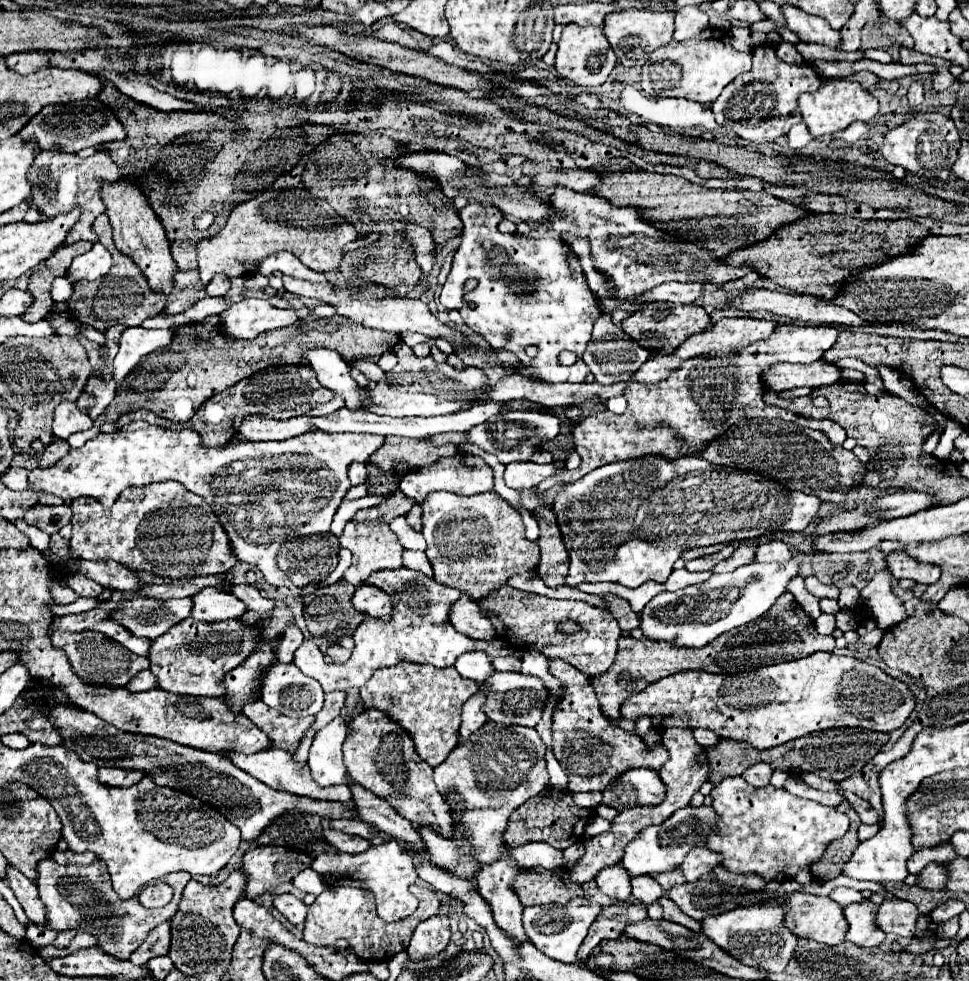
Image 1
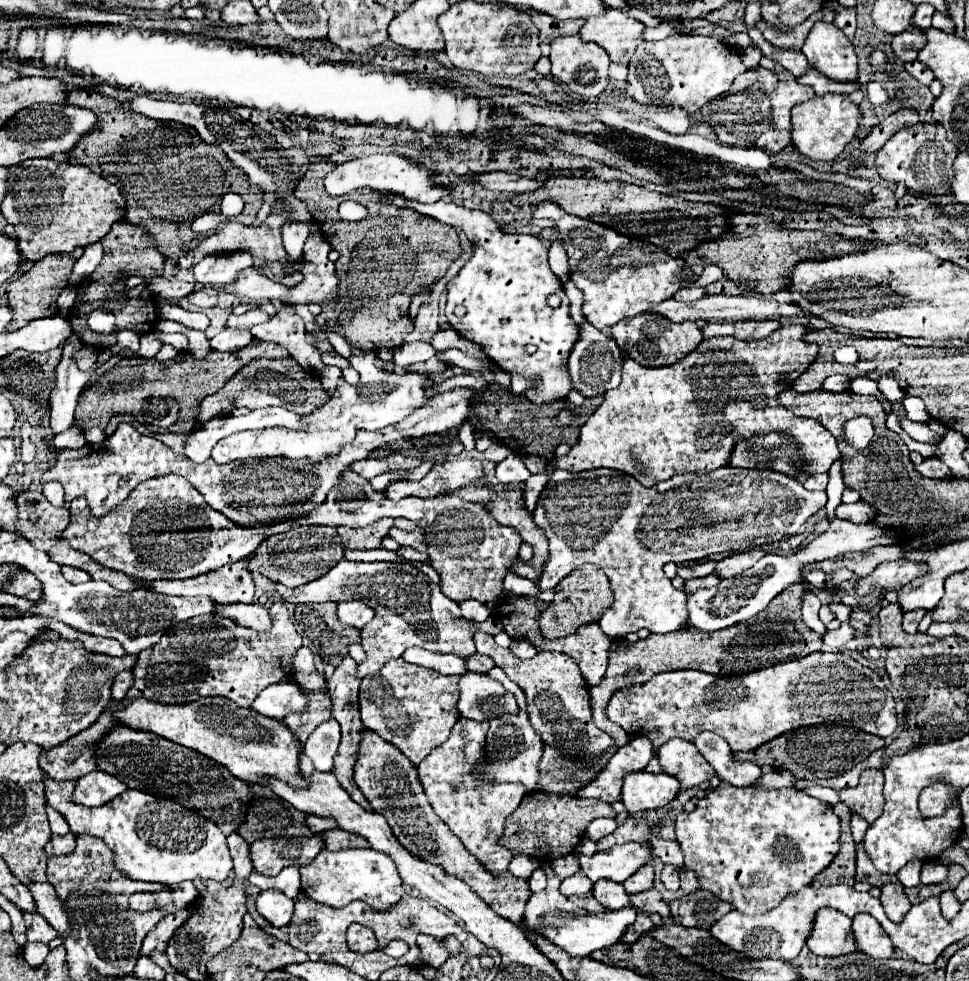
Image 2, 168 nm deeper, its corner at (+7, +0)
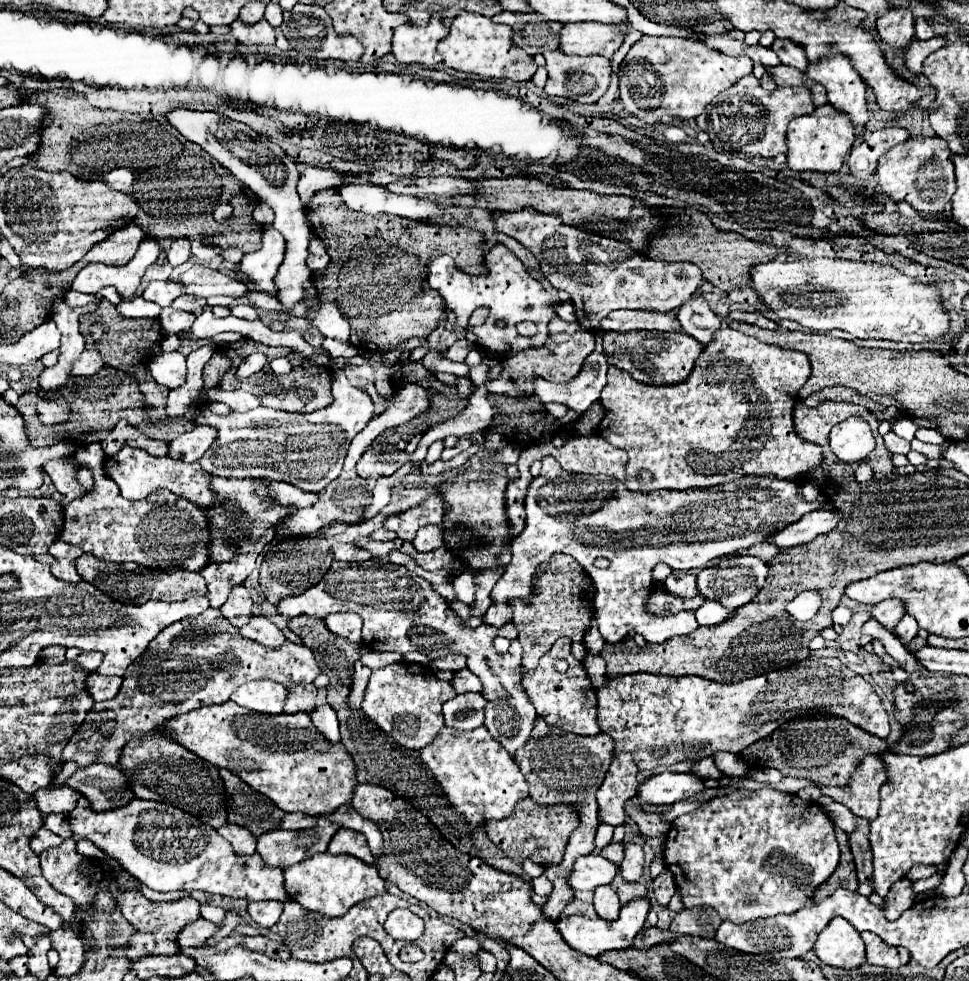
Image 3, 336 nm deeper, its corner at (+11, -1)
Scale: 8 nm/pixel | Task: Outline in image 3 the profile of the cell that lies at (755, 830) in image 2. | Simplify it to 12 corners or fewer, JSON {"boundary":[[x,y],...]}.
{"boundary":[[742,789],[676,817],[686,907],[798,911],[838,865],[834,823]]}

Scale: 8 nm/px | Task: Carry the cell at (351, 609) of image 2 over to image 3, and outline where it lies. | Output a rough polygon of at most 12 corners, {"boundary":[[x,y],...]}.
{"boundary":[[332,613],[328,629],[348,641],[362,641],[358,613]]}

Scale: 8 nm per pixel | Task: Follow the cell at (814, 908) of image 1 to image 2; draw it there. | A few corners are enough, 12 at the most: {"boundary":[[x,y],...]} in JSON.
{"boundary":[[820,910],[806,946],[816,956],[856,952],[852,918]]}

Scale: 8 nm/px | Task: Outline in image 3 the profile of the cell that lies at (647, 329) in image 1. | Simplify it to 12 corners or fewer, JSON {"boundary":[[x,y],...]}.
{"boundary":[[604,333],[610,365],[680,383],[704,349],[686,333]]}

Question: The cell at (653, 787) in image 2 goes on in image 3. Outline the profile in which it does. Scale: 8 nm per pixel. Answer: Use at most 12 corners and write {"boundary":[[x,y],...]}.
{"boundary":[[660,773],[636,791],[640,803],[666,805],[702,791],[692,773]]}

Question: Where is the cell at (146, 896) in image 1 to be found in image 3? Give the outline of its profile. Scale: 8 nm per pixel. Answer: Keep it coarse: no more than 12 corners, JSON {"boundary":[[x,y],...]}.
{"boundary":[[126,891],[118,905],[138,927],[128,957],[174,955],[176,927],[200,917],[200,903],[184,897],[148,901]]}

